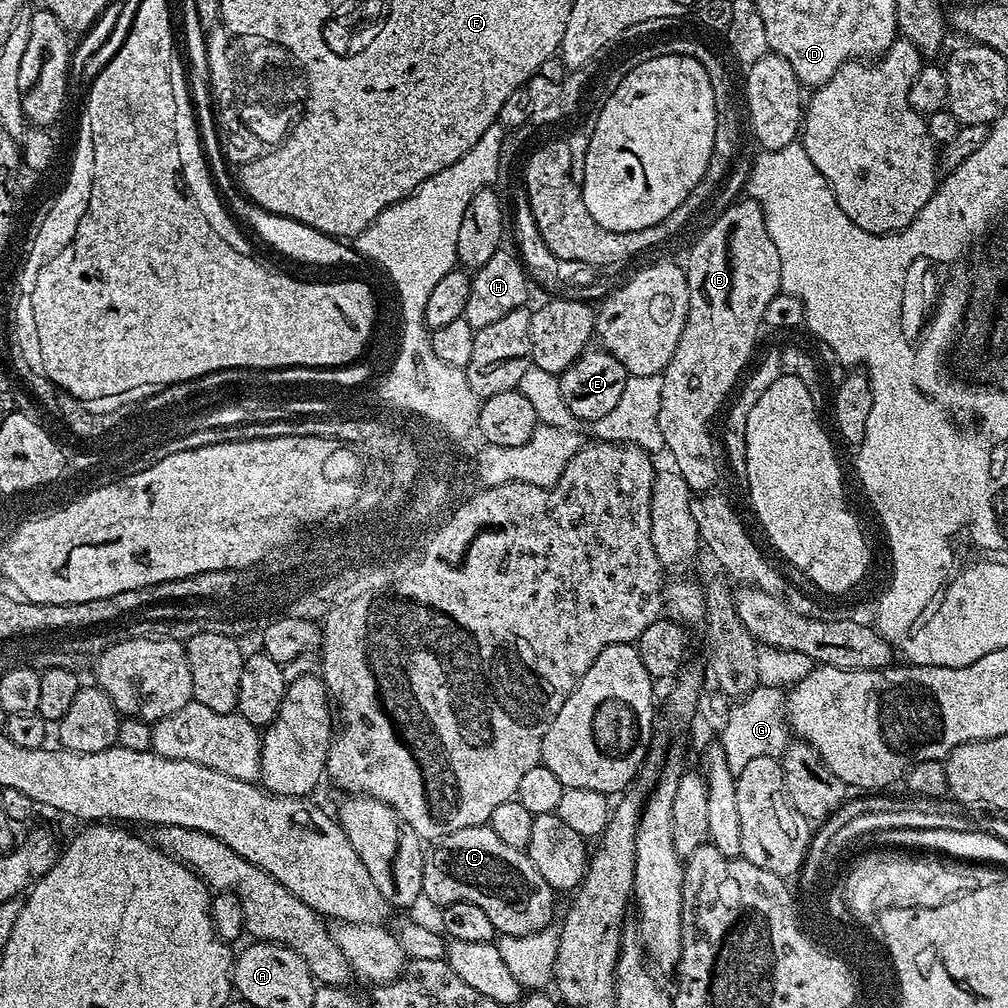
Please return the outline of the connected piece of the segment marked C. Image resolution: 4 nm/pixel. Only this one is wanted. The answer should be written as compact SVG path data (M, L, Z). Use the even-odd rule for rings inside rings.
M487 826L479 828L463 828L443 837L435 845L436 848L424 857L423 895L437 906L454 902L474 902L494 922L500 936L529 936L535 932L543 932L552 920L552 896L554 889L538 874L534 862L528 857L527 851L519 852L514 846L506 846L506 842L498 839L498 834Z

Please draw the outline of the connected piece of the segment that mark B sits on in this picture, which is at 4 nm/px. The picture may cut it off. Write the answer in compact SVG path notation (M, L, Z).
M743 199L737 204L730 205L701 234L700 241L693 246L692 253L688 256L686 271L690 290L690 310L677 350L662 373L664 381L658 422L664 435L664 447L667 455L672 455L672 460L676 463L673 464L675 472L696 494L704 494L715 489L712 487L720 476L722 456L718 451L717 441L716 444L712 441L712 419L720 407L725 407L724 399L728 395L729 399L741 383L745 375L744 367L747 366L748 359L756 348L756 339L760 336L760 324L762 326L765 323L767 306L782 292L778 250L774 247L774 238L770 238L764 211L755 200Z

